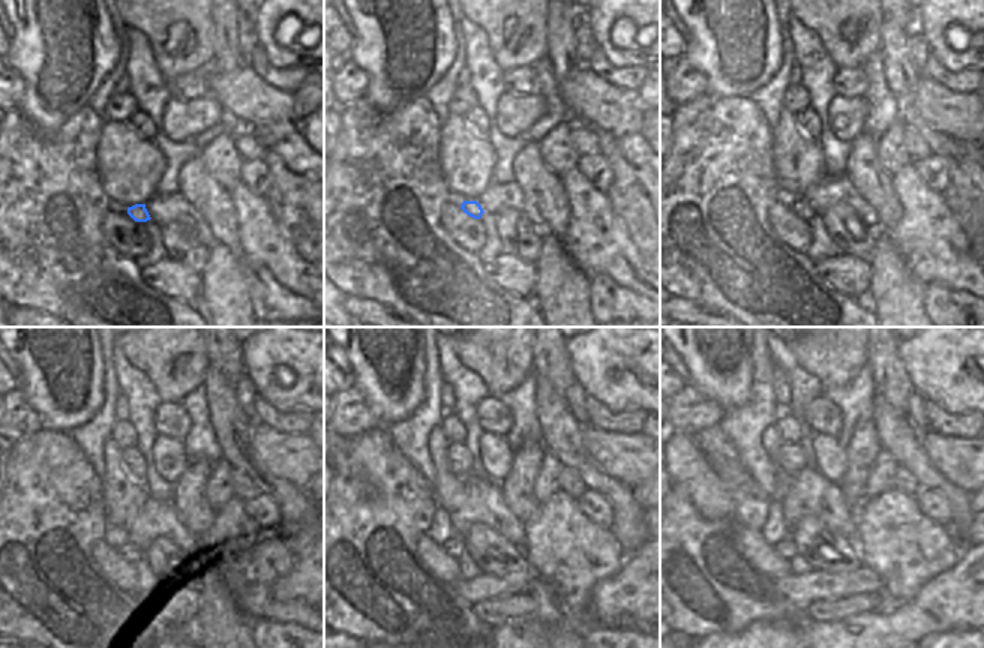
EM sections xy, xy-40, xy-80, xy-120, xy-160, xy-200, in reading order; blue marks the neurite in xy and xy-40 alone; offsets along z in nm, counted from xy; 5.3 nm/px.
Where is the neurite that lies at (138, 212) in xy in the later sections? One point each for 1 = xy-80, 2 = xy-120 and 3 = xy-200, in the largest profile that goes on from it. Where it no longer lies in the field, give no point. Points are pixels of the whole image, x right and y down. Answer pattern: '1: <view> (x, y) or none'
1: xy-80 (800, 209)
2: xy-120 (126, 548)
3: xy-200 (786, 548)

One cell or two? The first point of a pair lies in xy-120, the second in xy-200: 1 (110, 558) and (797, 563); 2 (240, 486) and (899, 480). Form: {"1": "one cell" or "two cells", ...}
{"1": "two cells", "2": "one cell"}

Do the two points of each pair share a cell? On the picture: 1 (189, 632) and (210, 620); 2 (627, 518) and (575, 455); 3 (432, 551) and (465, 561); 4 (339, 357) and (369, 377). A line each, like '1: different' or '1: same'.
1: different
2: same
3: different
4: different

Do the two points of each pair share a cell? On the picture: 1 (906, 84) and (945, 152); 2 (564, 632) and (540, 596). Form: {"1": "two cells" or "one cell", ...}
{"1": "one cell", "2": "one cell"}

